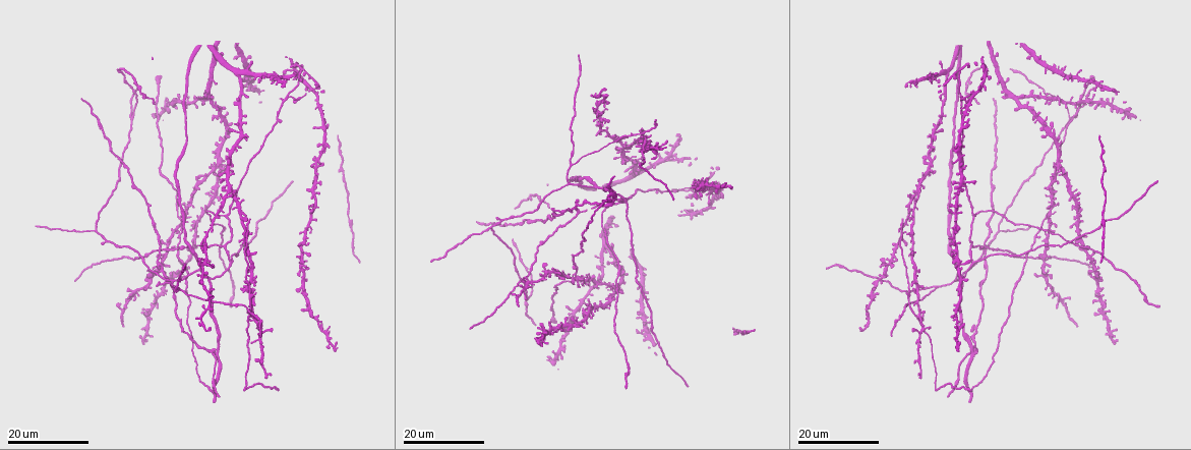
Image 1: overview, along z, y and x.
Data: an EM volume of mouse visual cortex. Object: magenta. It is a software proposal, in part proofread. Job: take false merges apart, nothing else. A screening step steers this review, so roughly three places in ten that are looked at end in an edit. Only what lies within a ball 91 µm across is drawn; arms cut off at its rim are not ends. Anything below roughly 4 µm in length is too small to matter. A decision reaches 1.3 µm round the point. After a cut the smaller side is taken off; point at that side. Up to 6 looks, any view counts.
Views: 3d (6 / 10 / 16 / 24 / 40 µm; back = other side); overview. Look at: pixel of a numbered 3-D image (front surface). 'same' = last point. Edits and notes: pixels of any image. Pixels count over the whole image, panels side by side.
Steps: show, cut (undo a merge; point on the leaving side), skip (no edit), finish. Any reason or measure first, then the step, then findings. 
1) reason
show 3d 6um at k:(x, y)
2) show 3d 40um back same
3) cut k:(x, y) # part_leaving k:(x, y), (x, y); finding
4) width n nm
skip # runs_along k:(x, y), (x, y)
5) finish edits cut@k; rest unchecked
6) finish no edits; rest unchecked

a fork
show 3d 16um at 1:(937, 287)

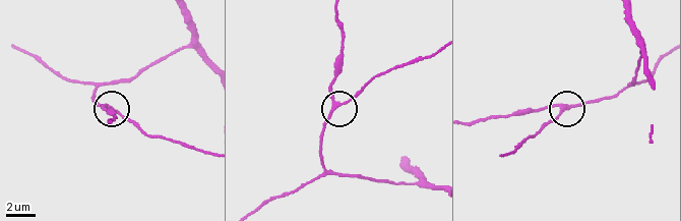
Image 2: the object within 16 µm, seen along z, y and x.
show 3d 10um at 2:(338, 104)

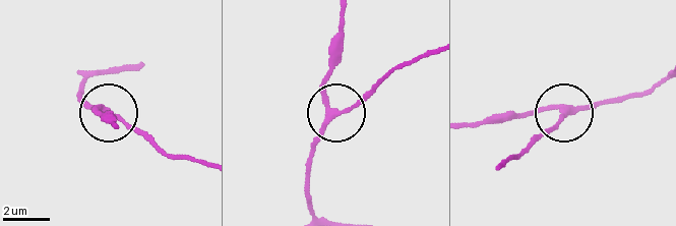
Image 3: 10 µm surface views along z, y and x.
arms 3
skip # continuous, no second cell

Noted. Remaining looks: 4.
show 3d 24um at 1:(207, 229)

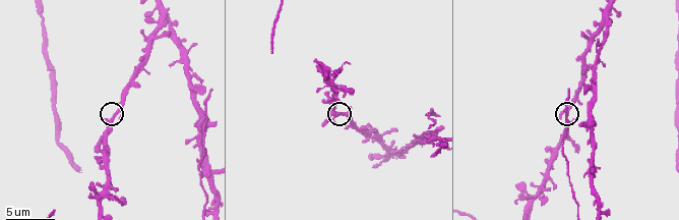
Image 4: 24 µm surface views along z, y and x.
show 3d 6um at 4:(342, 111)

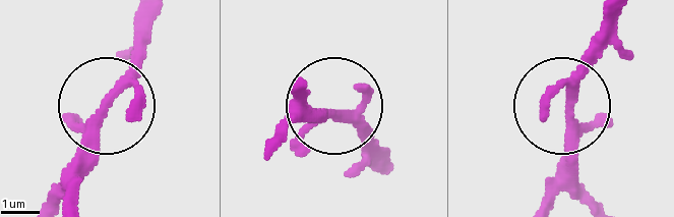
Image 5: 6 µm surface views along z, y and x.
skip # runs_along 5:(383, 155), (331, 113), (287, 113); one cell here

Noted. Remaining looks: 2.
arms part here
show 3d 16um at 1:(222, 247)

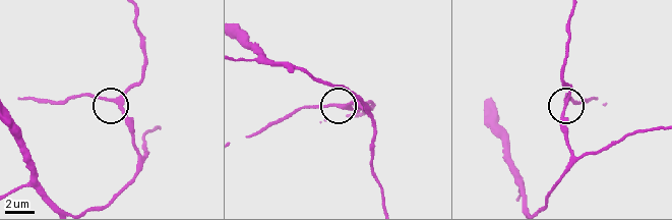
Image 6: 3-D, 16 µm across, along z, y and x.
closer look
show 3d 10um at 6:(568, 99)

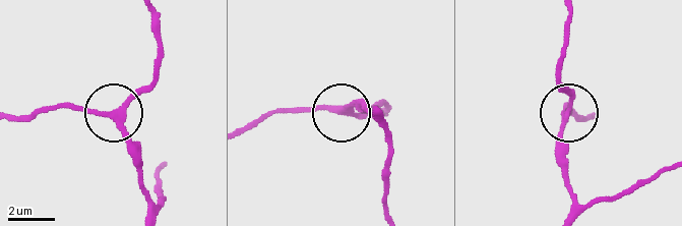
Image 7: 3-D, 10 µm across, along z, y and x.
width 220 nm
skip # continuous, no second cell

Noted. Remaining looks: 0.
finish no edits; rest unchecked

